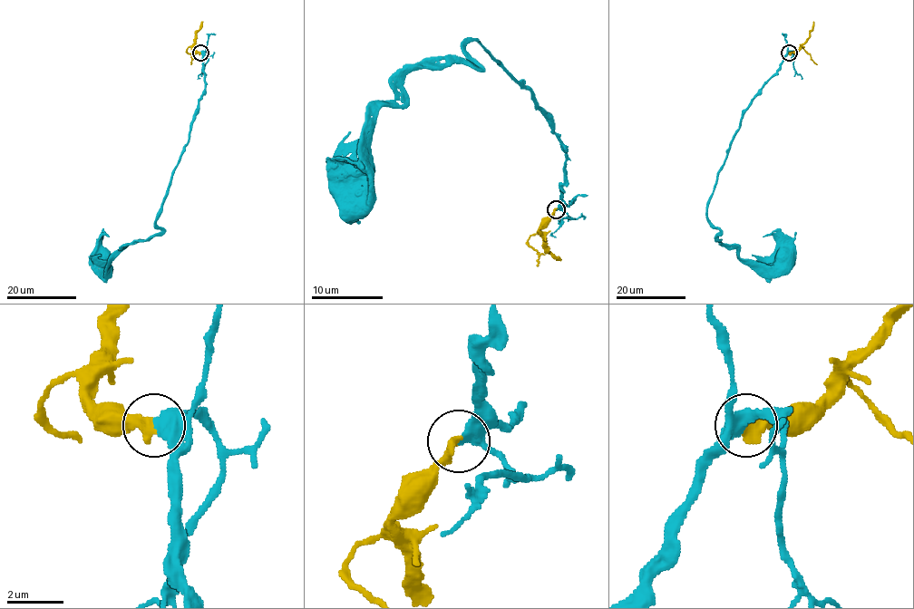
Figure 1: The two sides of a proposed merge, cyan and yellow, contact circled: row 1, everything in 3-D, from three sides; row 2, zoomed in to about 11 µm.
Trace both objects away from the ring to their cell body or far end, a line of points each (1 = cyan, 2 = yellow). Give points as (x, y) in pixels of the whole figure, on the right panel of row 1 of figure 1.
1: (789, 53), (745, 110), (706, 213), (720, 231), (720, 240), (731, 244), (741, 258), (773, 265), (782, 259)
2: (789, 53), (797, 51), (809, 36), (813, 21)

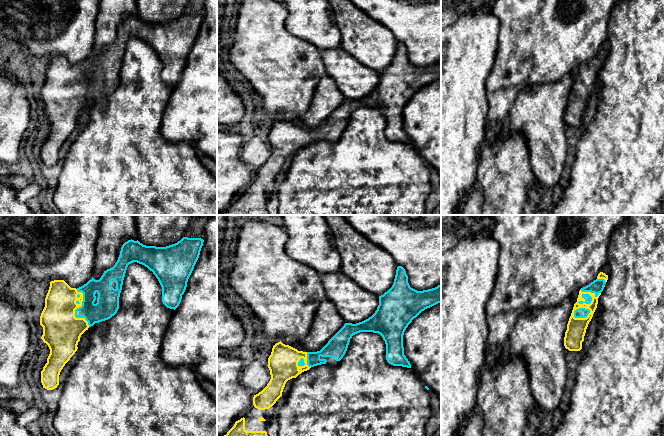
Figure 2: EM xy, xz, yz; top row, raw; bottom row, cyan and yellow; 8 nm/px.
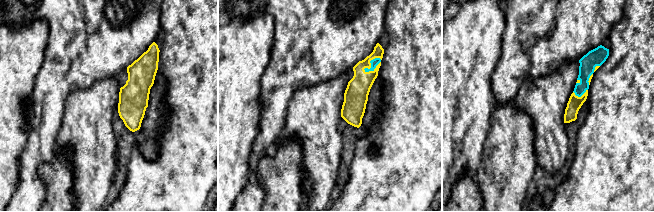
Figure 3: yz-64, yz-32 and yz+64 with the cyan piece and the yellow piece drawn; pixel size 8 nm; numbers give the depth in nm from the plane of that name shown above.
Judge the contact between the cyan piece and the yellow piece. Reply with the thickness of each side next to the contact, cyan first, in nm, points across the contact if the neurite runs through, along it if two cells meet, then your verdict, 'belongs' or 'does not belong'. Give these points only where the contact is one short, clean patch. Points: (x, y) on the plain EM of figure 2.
180/300 nm | belongs

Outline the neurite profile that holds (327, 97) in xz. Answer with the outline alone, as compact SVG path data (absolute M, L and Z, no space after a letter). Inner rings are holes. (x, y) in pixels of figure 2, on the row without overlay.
M324 75L318 81L309 108L301 120L308 128L320 127L345 99L335 81Z

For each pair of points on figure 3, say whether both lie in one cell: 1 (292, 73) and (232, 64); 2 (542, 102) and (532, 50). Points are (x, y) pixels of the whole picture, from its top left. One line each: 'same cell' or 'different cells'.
1: different cells
2: different cells

